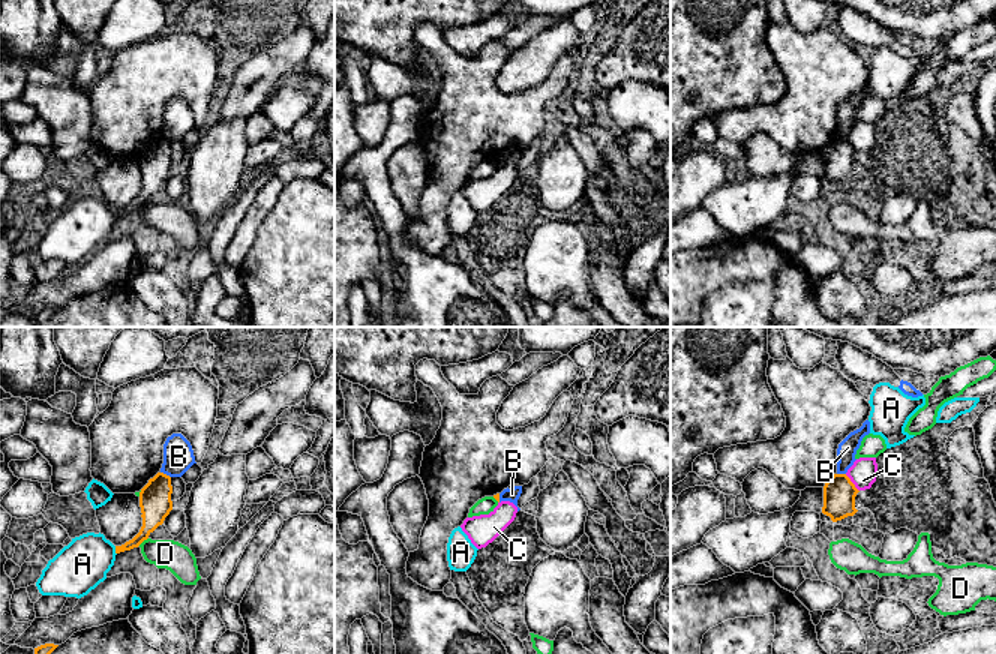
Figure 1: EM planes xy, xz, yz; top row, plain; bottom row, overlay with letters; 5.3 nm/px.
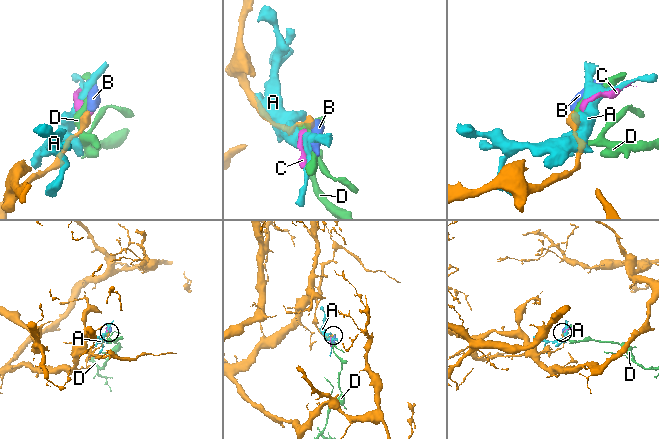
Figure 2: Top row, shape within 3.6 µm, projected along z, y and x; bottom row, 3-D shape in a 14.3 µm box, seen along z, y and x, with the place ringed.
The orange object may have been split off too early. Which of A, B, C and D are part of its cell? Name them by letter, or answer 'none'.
none

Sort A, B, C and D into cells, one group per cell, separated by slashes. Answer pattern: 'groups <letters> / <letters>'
groups A / B / C / D

